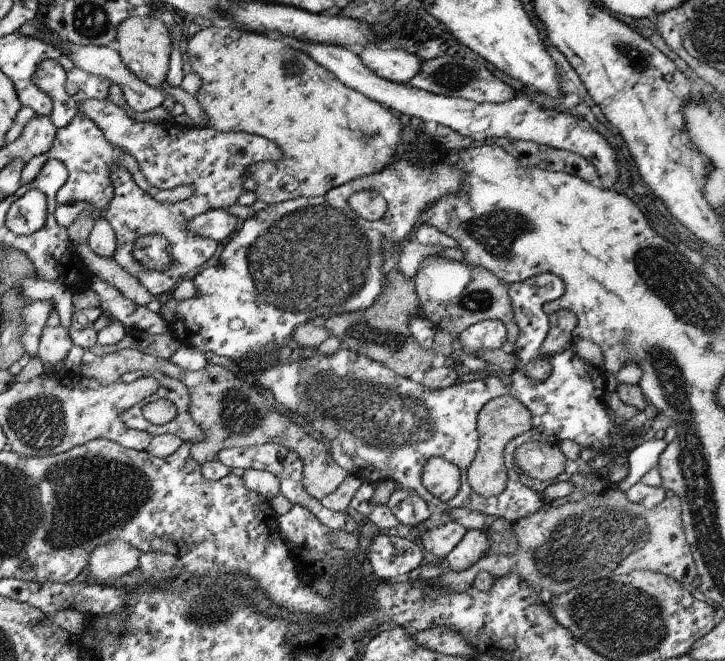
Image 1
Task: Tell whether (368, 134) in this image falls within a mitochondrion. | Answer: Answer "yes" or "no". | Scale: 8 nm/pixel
yes

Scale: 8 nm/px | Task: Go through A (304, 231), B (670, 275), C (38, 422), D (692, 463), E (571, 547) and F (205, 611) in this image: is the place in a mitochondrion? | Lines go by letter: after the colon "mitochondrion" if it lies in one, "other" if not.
A: mitochondrion
B: mitochondrion
C: mitochondrion
D: mitochondrion
E: mitochondrion
F: mitochondrion

